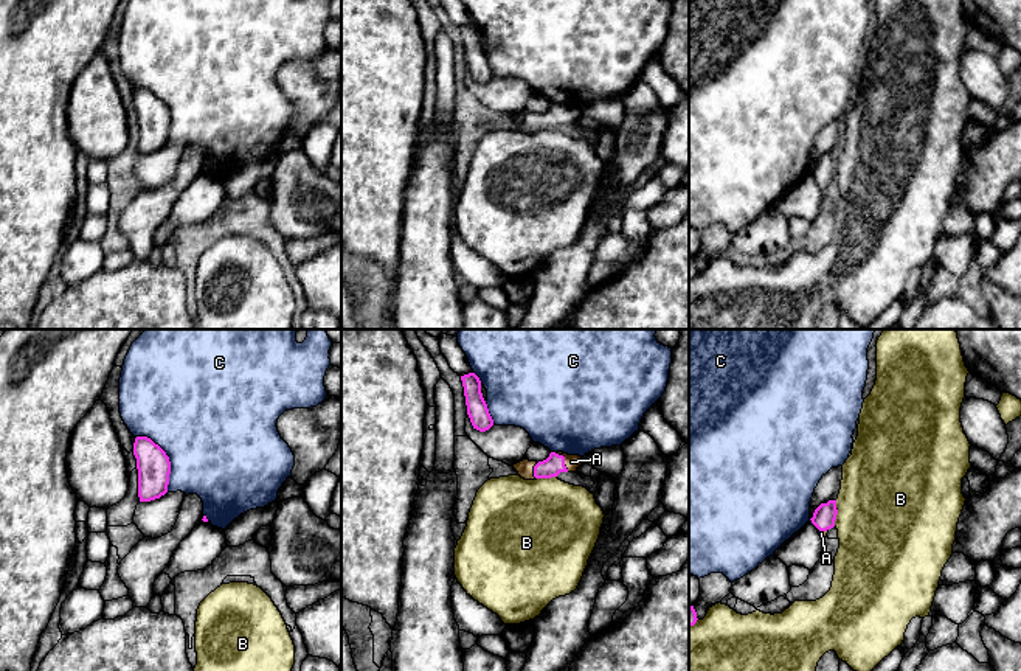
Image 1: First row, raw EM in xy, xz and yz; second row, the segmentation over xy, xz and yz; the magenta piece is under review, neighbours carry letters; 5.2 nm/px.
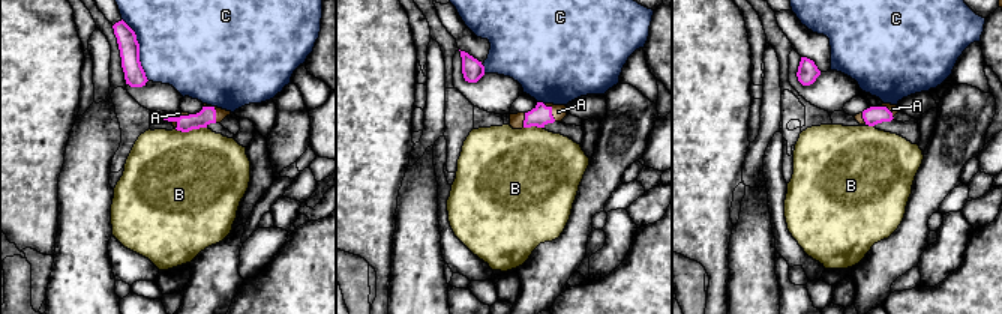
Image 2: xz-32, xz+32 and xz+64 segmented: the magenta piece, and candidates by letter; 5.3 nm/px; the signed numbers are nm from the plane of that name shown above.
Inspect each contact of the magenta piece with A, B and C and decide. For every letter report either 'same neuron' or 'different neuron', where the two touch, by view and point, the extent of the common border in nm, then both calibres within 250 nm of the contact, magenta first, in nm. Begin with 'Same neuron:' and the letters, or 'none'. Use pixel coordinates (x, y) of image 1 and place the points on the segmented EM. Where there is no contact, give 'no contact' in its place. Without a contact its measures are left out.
Same neuron: A
A: same neuron | xz (564, 460) | 130 nm | 100/80 nm
B: different neuron | yz (837, 513) | 140 nm | 120/500 nm
C: different neuron | xy (168, 458) | 340 nm | 170/500 nm

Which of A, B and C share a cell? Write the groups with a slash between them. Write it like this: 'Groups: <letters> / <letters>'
Groups: A / B / C

